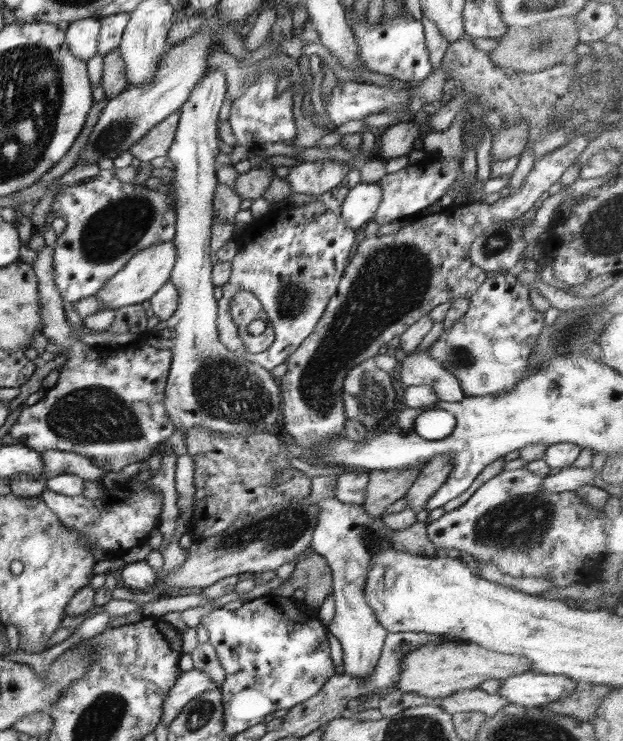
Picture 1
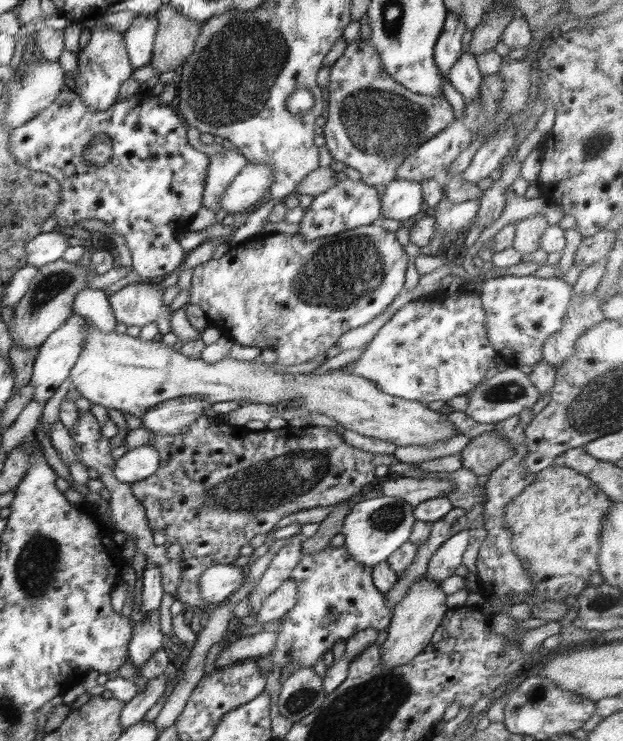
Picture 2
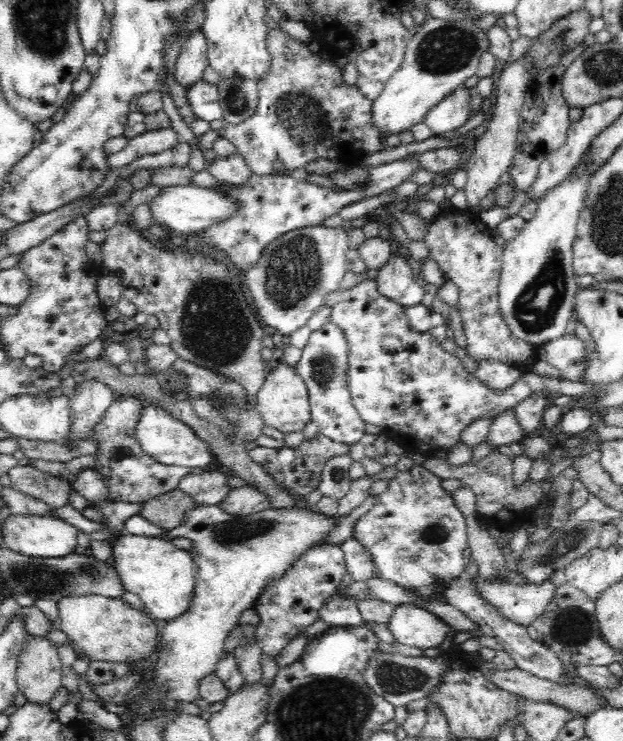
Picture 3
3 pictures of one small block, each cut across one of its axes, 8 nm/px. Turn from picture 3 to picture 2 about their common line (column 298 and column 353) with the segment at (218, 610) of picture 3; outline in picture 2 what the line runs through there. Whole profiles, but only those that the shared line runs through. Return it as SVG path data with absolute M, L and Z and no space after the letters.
M380 495L376 498L356 498L351 511L345 516L341 533L345 536L343 547L352 560L366 568L386 562L398 548L409 541L414 523L413 506L398 497Z

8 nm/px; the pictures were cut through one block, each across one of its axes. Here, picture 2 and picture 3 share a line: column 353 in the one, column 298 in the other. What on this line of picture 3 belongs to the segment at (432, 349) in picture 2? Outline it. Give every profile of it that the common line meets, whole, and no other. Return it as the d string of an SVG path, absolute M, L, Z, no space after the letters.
M328 320L322 328L311 332L307 343L294 370L305 380L309 392L311 421L317 424L318 434L327 436L334 442L356 444L365 434L366 423L353 405L348 388L345 374L350 355L344 333Z

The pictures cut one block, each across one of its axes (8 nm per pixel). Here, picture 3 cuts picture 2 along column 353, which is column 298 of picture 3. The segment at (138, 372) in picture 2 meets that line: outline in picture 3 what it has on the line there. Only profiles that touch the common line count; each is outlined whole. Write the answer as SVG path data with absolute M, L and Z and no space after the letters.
M276 361L269 367L264 384L256 396L255 409L261 414L264 424L280 432L298 432L311 421L310 399L305 380L284 361Z

